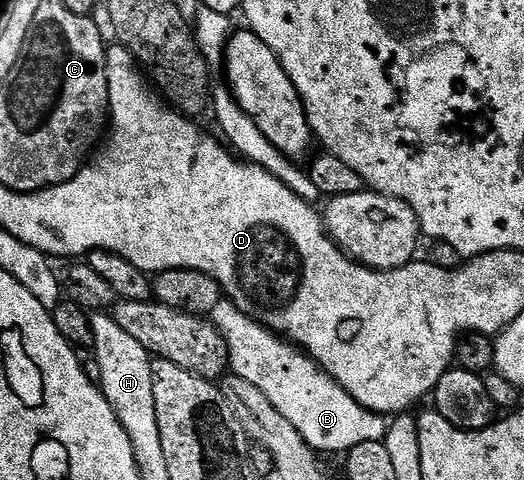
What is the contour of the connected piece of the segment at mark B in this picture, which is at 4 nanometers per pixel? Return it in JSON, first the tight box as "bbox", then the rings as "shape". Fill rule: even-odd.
{"bbox":[211,300,386,456],"shape":[[[228,300],[215,304],[211,321],[227,344],[231,373],[247,380],[247,384],[255,384],[259,392],[275,404],[275,412],[279,412],[318,455],[341,456],[359,444],[384,439],[386,419],[359,405],[300,346],[260,326]]]}

